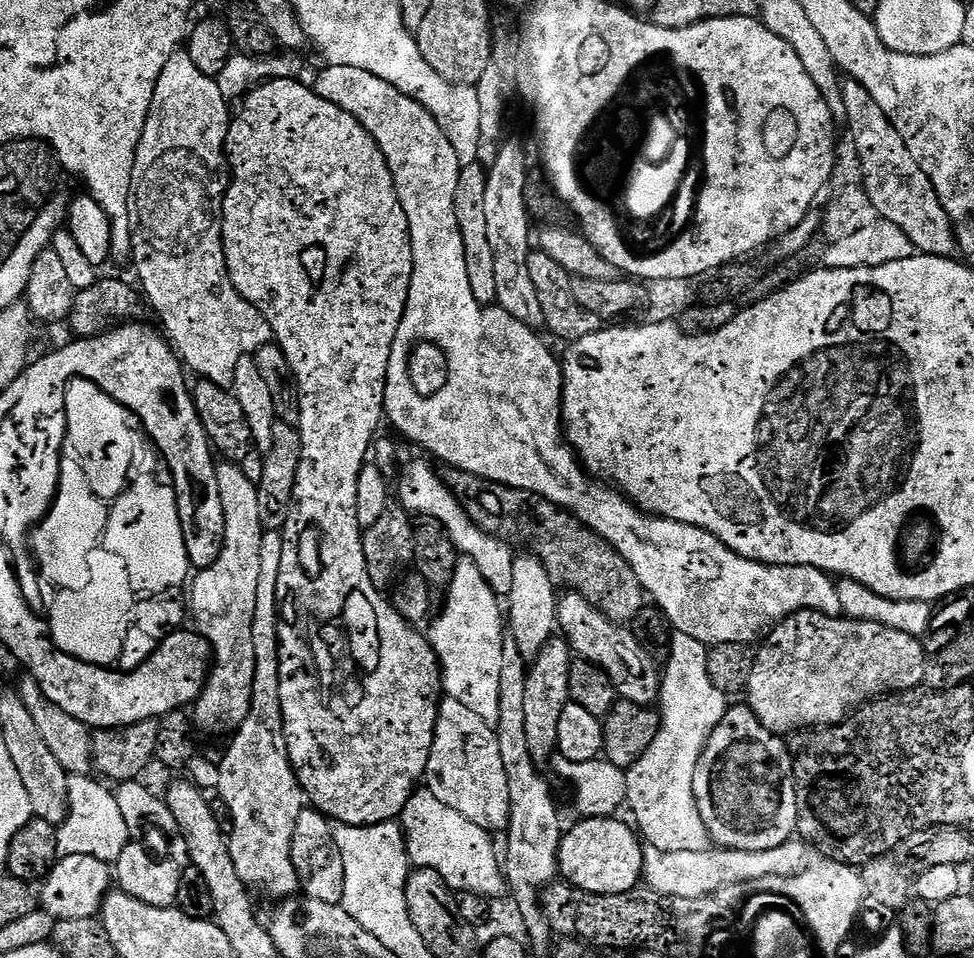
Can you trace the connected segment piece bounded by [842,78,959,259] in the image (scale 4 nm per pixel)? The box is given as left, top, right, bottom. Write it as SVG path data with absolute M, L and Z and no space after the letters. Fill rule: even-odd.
M848 78L842 84L842 98L846 102L846 127L852 131L852 144L860 159L860 172L864 175L864 190L877 217L893 222L905 231L921 255L946 257L957 255L956 226L938 198L930 178L922 170L919 160L906 150L902 134L882 114L882 106L874 102L870 90L857 80Z

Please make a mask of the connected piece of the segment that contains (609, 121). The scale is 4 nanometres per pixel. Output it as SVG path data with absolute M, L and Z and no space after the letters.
M664 64L660 67L638 67L626 75L621 85L610 94L610 101L605 102L600 111L600 119L589 123L585 132L581 133L576 148L570 160L574 169L574 185L579 192L595 192L601 197L617 196L618 201L612 204L612 213L617 227L617 236L620 236L624 248L636 256L664 256L664 252L672 252L692 228L696 228L696 220L700 217L698 202L702 202L702 189L708 188L708 92L700 88L700 76L696 76L696 84L692 84L692 68L684 68L684 64Z

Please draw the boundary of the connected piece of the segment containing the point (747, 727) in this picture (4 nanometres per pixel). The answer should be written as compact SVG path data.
M733 703L722 722L714 726L694 770L694 798L708 831L708 839L717 848L730 852L765 852L787 844L797 835L798 798L792 755L783 735L771 732L747 703Z

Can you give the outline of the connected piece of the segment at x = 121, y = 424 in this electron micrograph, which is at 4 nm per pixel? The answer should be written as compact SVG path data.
M75 380L68 384L66 390L66 418L68 419L68 436L64 439L62 456L79 462L84 456L84 420L86 428L94 426L96 440L104 442L102 446L116 446L116 452L122 450L126 454L126 470L162 470L162 457L155 447L146 450L142 446L154 446L148 433L144 431L138 417L129 408L122 406L114 398L110 398L97 384L89 380Z

